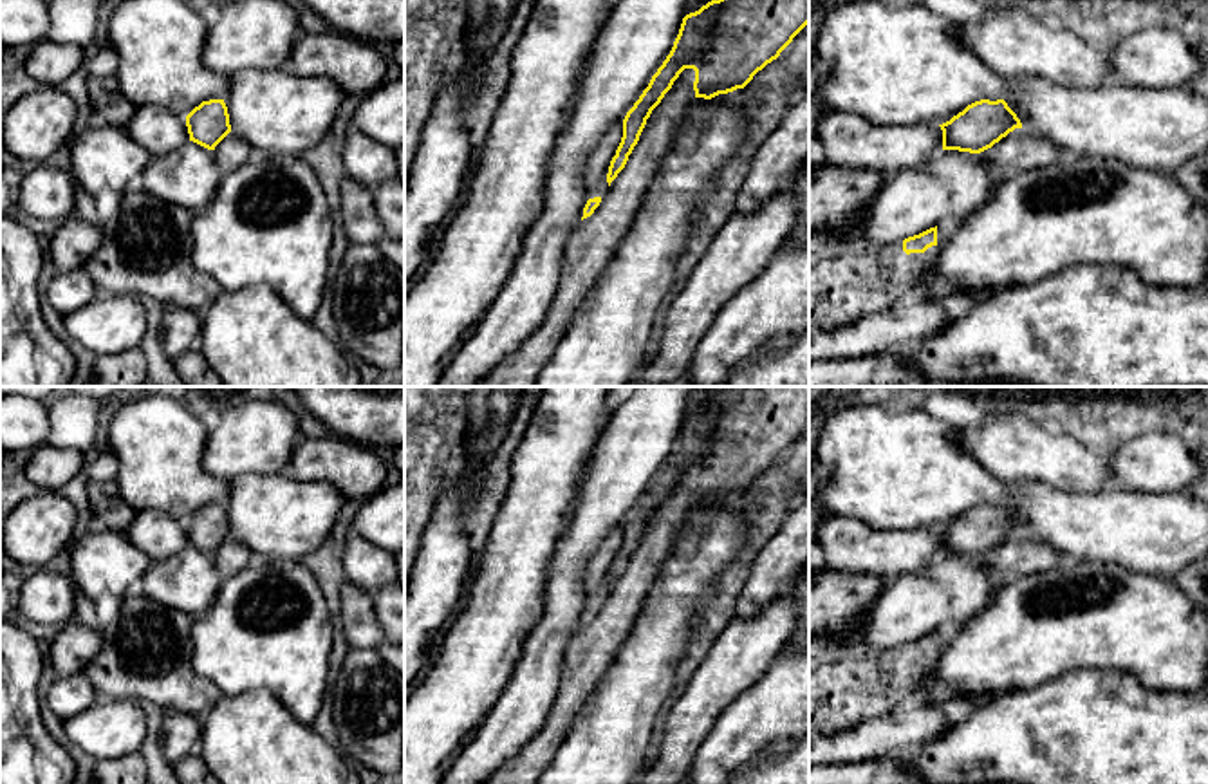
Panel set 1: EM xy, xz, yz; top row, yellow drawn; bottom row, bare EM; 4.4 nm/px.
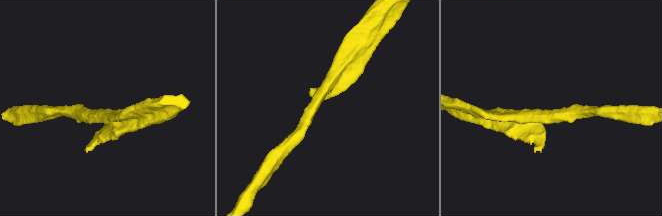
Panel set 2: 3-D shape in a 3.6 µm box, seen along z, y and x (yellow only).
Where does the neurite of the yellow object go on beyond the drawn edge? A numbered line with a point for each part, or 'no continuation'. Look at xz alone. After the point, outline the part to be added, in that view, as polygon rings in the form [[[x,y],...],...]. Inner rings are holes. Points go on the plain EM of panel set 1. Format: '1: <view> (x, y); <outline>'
1: xz (591, 651); [[[684,473],[652,515],[625,573],[610,587],[594,618],[572,636],[563,656],[558,692],[544,726],[486,784],[536,784],[551,764],[636,623],[637,611],[661,564],[670,556],[681,524],[695,504],[693,486],[695,475]]]

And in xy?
1: xy (232, 557); [[[229,537],[213,555],[217,571],[222,580],[246,569],[251,558],[251,549],[240,540]]]

